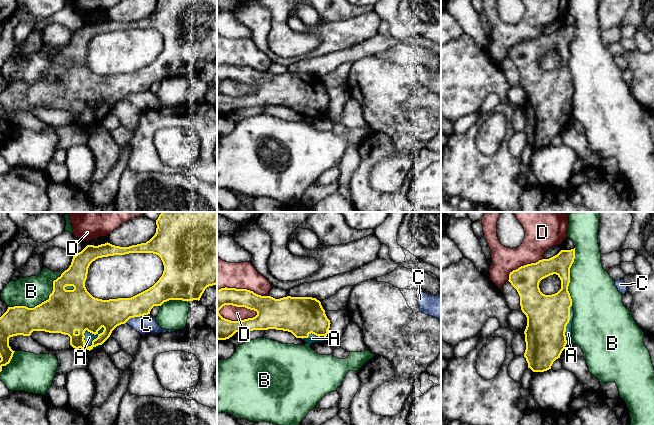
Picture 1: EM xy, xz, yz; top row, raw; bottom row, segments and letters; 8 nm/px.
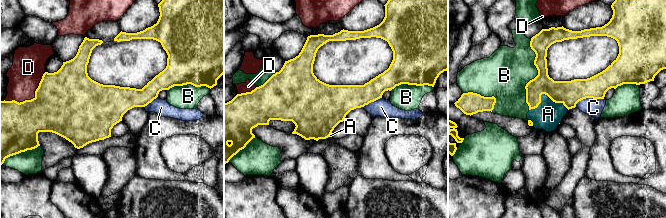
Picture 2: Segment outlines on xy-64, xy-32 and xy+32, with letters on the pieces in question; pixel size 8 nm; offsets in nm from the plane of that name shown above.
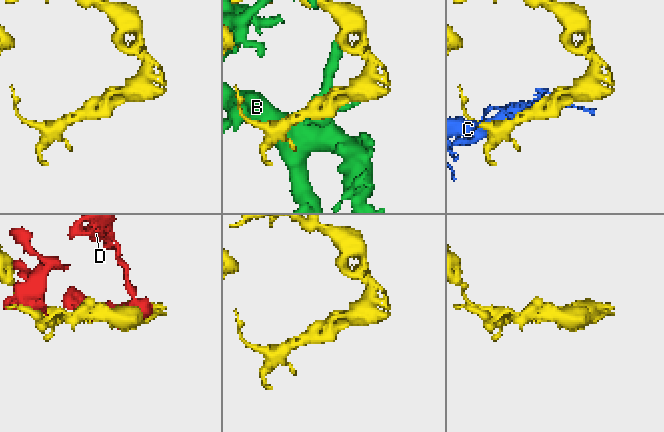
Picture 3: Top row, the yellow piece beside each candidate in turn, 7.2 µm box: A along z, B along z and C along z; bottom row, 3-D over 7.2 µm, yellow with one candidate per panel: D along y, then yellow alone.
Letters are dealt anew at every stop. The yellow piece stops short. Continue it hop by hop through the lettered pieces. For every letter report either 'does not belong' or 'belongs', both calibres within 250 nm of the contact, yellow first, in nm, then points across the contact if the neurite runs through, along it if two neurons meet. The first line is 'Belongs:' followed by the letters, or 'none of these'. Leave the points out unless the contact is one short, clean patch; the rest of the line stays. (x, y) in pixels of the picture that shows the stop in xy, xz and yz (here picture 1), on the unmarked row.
Belongs: A
A: belongs | 300/80 nm
B: does not belong | 360/240 nm
C: does not belong | 240/150 nm
D: does not belong | 200/120 nm

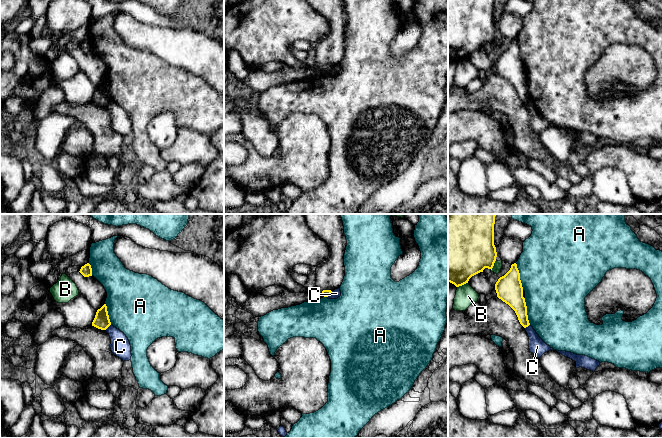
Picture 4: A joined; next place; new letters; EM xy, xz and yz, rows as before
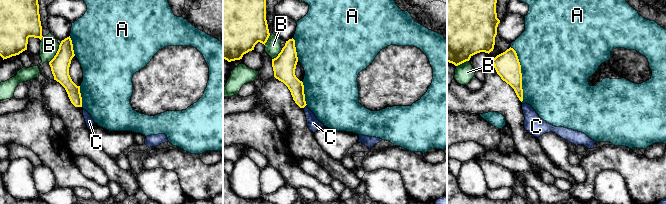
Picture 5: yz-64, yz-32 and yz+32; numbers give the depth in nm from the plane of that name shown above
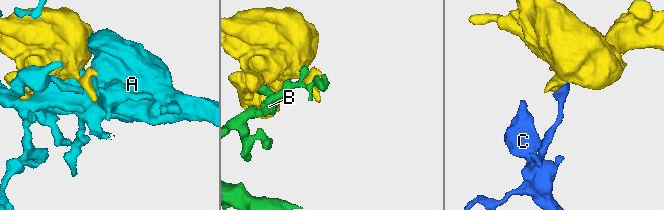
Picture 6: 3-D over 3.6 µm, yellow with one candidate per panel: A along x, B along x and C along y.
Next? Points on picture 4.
Belongs: none of these
A: does not belong | 220/500 nm
B: does not belong | 420/70 nm
C: does not belong | 130/160 nm | along xy (110, 100), (105, 105)

